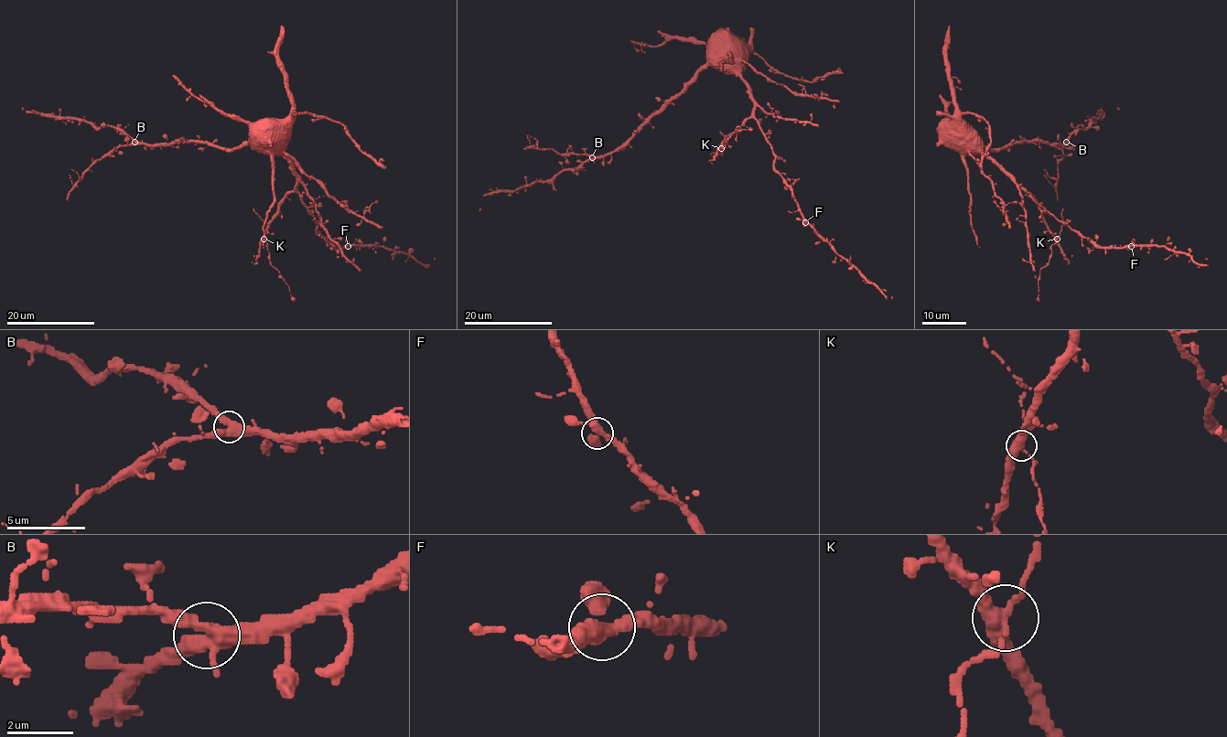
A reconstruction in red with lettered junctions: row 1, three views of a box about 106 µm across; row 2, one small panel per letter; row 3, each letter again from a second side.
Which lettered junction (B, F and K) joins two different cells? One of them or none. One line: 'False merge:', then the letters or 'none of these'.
False merge: none of these

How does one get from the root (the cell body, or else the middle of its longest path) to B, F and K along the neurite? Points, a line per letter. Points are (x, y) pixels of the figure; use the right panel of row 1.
B: (966, 124), (970, 129), (973, 140), (990, 149), (1001, 149), (1018, 142), (1066, 142)
F: (966, 124), (981, 141), (983, 151), (1037, 203), (1060, 220), (1099, 247), (1131, 246)
K: (966, 124), (981, 141), (983, 151), (1032, 196), (1049, 230), (1058, 239)

